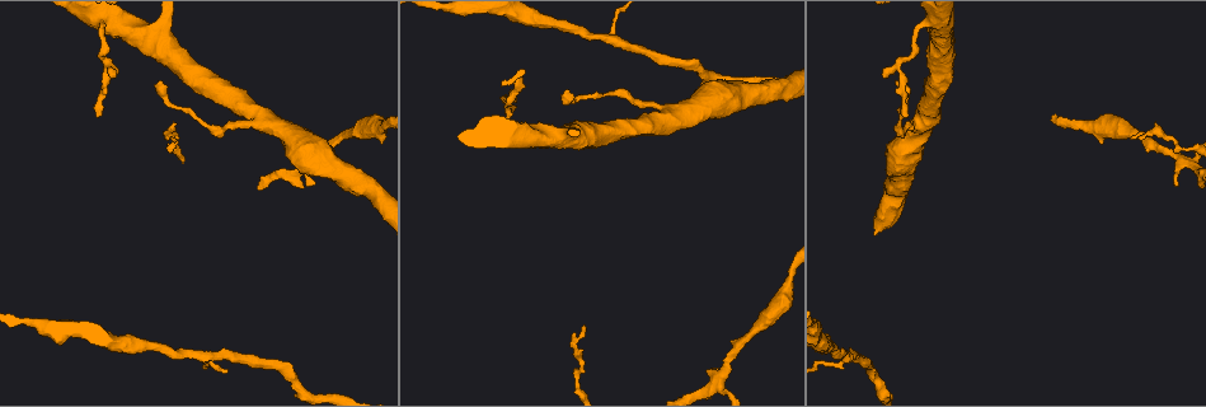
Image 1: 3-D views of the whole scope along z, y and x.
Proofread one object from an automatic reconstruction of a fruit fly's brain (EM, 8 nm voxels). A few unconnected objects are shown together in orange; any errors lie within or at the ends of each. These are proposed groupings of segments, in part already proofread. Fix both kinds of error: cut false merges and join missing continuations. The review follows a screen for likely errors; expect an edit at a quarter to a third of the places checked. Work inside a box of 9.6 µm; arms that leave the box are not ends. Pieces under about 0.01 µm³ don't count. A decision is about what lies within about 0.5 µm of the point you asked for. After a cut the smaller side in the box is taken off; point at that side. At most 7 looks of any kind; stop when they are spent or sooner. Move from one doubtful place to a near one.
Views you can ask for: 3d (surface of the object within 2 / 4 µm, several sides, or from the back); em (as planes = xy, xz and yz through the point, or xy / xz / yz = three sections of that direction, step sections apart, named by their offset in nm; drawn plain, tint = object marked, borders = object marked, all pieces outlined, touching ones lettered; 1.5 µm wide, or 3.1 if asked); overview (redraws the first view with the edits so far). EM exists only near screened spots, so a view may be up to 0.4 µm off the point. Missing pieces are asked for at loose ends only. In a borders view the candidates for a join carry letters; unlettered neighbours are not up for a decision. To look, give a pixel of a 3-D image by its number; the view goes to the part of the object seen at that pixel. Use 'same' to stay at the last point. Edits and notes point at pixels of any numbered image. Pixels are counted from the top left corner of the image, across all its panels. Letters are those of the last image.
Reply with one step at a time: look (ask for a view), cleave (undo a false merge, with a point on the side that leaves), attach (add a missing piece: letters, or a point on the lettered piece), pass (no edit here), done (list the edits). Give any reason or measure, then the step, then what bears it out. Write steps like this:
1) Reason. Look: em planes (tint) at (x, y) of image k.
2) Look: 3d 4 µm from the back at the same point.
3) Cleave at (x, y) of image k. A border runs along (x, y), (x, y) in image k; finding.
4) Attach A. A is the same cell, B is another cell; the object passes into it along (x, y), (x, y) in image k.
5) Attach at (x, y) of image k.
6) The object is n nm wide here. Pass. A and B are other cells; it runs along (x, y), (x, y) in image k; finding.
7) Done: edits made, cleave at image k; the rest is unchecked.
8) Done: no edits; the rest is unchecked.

Two arms in line, one across. Look: 3d 4 µm from the back at (845, 358) of image 1.

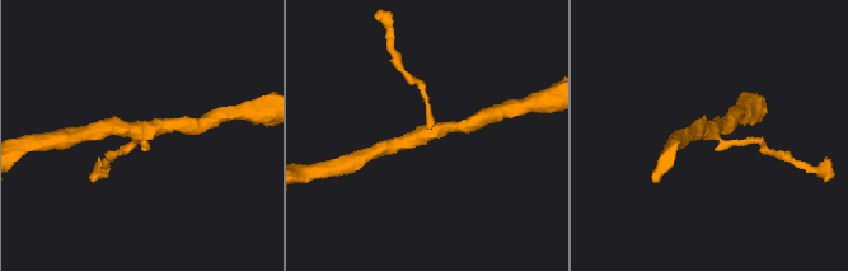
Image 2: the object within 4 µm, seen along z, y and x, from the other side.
Need the tissue. Look: em xy step 4 (tint) at (430, 131) of image 2.

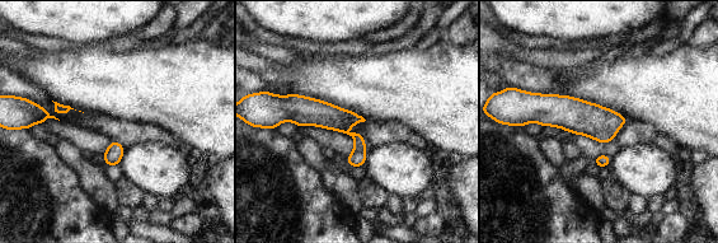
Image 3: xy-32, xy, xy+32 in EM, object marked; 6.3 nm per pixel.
Look: em planes (borders) at the same point.

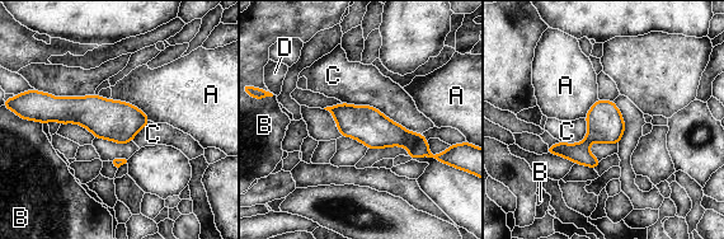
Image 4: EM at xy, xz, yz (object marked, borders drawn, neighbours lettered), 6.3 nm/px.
3 arms meet here. Pass. A, B, C and D are other cells; continuous, no second cell.

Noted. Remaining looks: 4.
Branch stops here. Look: em planes (plain) at (176, 139) of image 1.

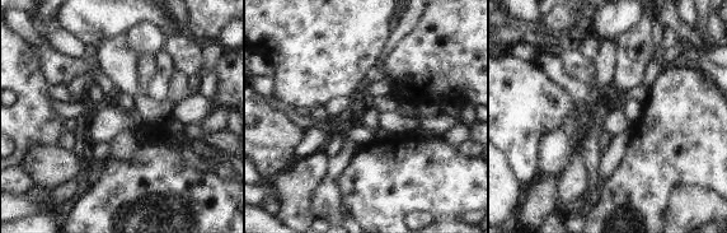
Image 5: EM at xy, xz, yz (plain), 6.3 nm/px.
Look: em planes (borders) at the same point.

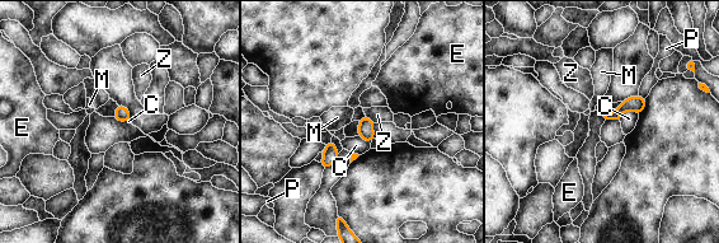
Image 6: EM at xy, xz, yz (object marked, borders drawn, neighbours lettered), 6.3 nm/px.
Pass. C, E, M, P and Z are other cells; no lettered piece goes on from it.

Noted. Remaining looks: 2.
Thin end. Look: em xy step 4 (borders) at (159, 82) of image 1.

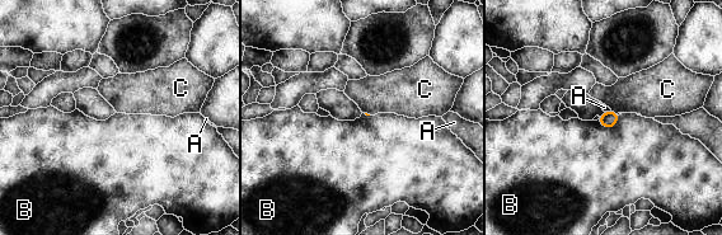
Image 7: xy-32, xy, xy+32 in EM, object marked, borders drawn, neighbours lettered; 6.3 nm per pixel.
Look: em planes (borders) at the same point.

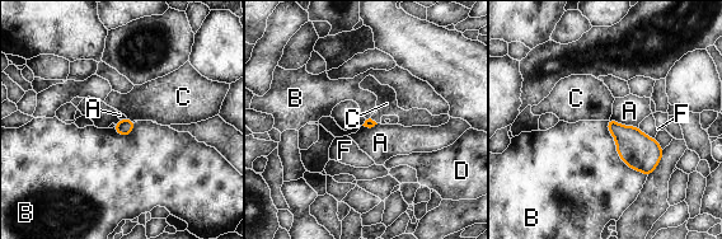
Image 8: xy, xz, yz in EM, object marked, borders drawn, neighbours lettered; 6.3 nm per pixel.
Pass. A, B, C, D and F are other cells; a border runs along (606, 121), (617, 154), (647, 176) in image 8; no lettered piece goes on from it.

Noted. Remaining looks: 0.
Done: no edits; the rest is unchecked.

